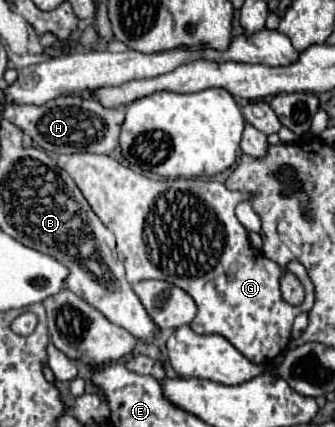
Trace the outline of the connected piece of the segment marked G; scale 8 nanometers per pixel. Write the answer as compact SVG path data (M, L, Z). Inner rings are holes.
M70 154L60 156L58 166L66 170L76 186L82 190L94 214L102 220L102 224L114 232L118 256L126 266L126 280L136 284L140 280L156 278L170 282L182 290L186 290L196 306L198 314L192 320L190 328L196 334L220 334L234 344L248 360L254 364L272 362L288 344L290 330L298 314L308 312L314 304L314 284L300 262L290 264L290 272L296 274L306 288L306 300L300 306L290 306L280 296L280 276L282 268L264 260L262 252L250 246L246 228L238 222L234 210L240 202L252 200L248 192L232 192L222 182L214 180L152 180L132 168L120 164L112 156L100 154Z

